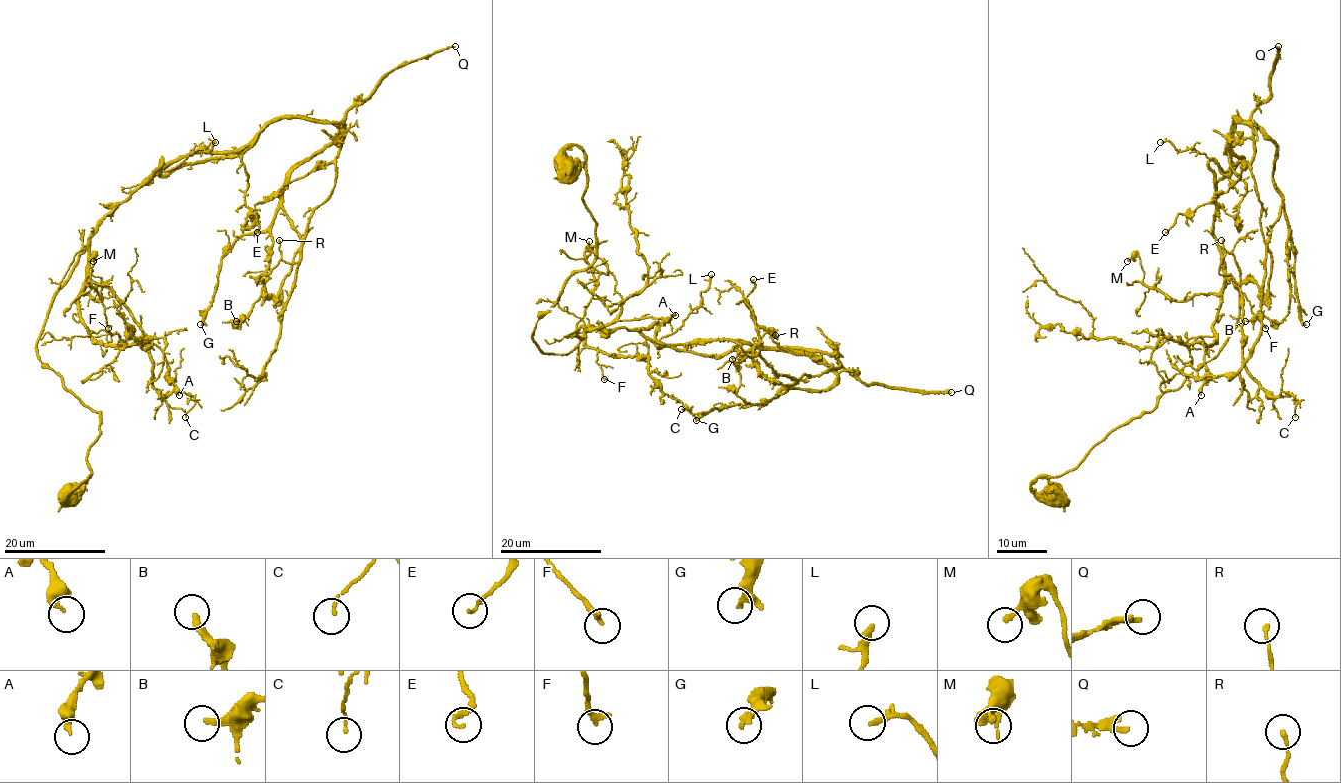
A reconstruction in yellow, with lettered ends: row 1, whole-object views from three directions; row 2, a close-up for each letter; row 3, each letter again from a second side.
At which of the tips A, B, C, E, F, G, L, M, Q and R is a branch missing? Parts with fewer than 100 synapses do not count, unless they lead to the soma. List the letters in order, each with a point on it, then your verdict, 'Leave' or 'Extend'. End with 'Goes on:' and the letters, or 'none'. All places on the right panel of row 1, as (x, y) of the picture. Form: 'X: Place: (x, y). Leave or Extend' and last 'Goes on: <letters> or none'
A: Place: (1201, 395). Leave
B: Place: (1245, 321). Leave
C: Place: (1295, 417). Leave
E: Place: (1165, 232). Leave
F: Place: (1265, 328). Leave
G: Place: (1306, 324). Leave
L: Place: (1160, 142). Leave
M: Place: (1127, 261). Leave
Q: Place: (1278, 46). Extend
R: Place: (1221, 240). Leave
Goes on: Q

